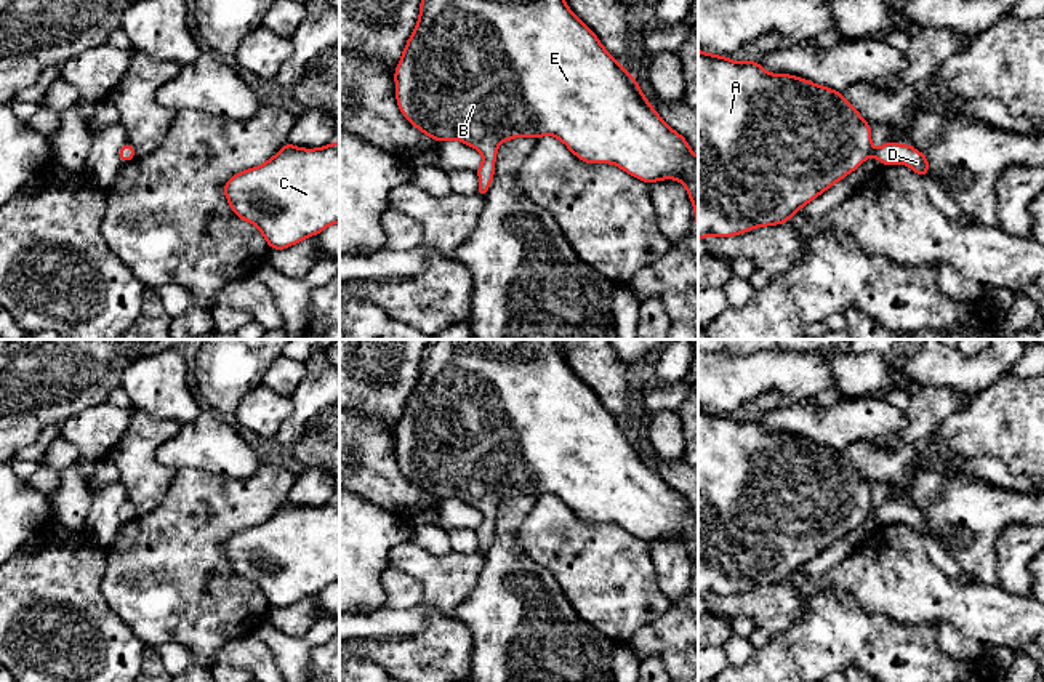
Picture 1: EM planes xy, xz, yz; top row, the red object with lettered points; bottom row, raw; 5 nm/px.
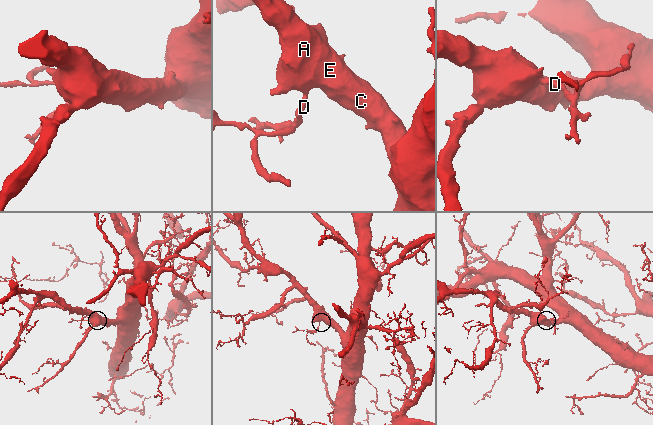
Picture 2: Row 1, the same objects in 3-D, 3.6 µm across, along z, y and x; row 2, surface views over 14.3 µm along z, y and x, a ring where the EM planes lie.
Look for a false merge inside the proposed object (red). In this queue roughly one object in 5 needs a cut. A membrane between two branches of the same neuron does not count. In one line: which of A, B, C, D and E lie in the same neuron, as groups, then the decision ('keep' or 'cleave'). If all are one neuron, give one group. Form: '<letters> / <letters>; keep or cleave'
A B C D E; keep

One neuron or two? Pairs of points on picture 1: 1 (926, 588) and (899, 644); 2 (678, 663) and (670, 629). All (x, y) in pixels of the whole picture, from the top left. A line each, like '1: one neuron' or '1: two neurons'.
1: two neurons
2: one neuron

